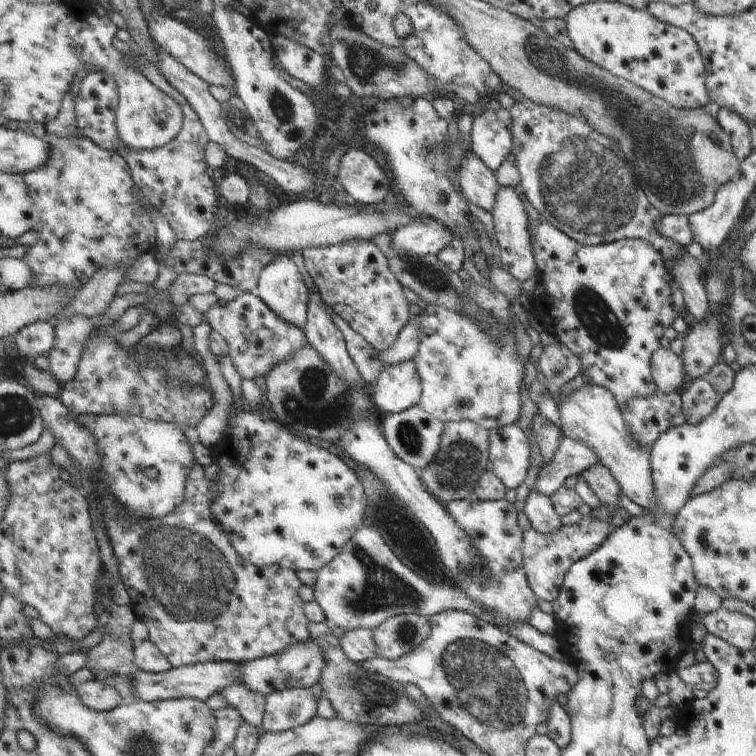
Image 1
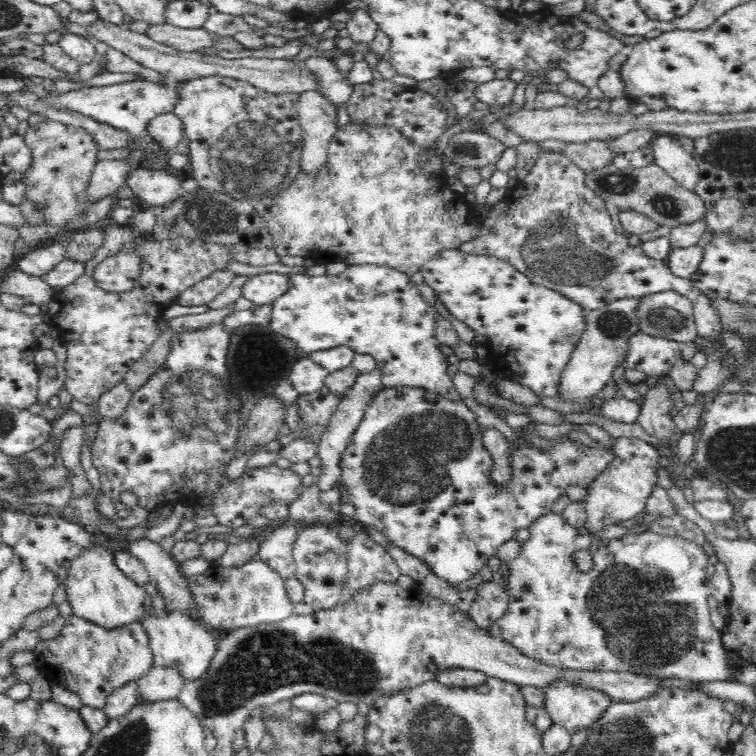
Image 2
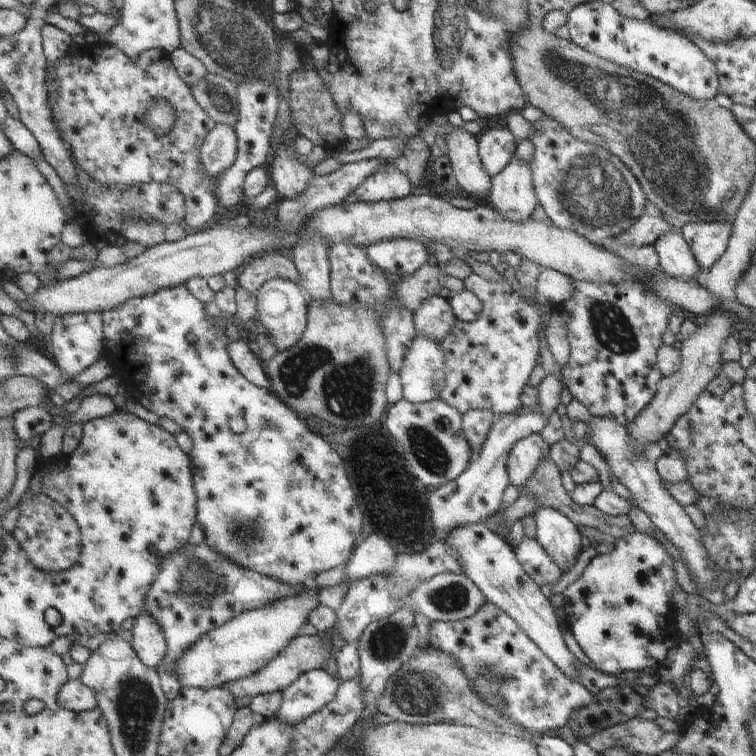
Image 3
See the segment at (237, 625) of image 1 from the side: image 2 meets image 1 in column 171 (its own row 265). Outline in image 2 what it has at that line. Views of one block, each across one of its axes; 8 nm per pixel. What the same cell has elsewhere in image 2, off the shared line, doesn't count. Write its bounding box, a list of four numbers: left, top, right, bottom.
[459,151,732,397]

